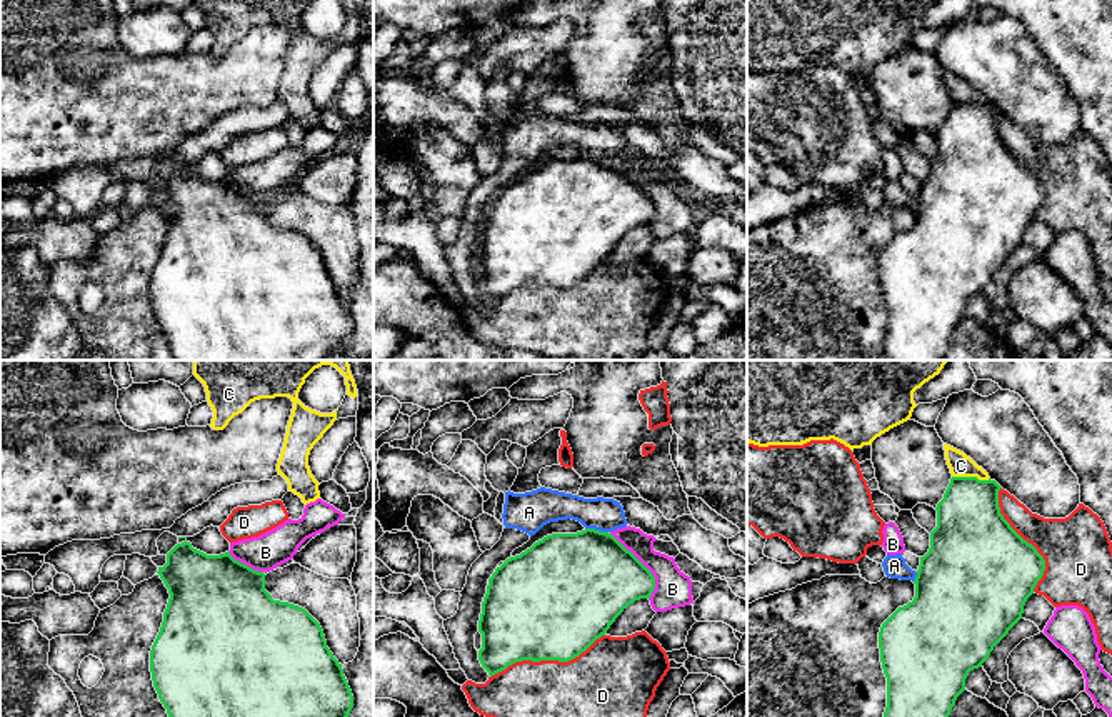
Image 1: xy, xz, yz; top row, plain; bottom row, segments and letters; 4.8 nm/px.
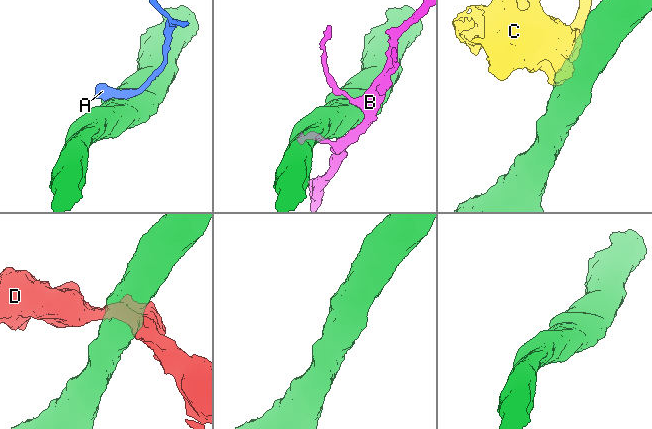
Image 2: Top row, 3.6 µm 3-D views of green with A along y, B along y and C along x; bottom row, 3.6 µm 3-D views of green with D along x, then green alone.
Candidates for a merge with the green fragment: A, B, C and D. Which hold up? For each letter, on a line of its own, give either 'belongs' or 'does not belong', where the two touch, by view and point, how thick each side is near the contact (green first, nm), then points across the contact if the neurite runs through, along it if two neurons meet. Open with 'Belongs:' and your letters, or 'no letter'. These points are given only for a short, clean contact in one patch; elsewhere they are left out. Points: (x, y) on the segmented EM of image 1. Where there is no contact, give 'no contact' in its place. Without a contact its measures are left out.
Belongs: no letter
A: does not belong | xz (597, 531) | 480/160 nm | along xz (586, 527), (607, 532)
B: does not belong | xz (644, 566) | 420/180 nm
C: does not belong | yz (971, 477) | 320/110 nm | along yz (952, 476), (989, 479)
D: does not belong | xz (547, 659) | 500/300 nm

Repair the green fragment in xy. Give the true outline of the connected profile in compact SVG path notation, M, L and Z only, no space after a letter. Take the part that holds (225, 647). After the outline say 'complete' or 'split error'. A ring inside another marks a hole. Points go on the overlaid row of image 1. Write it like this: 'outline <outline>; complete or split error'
outline M190 542L177 544L167 554L167 564L158 567L160 579L168 589L170 599L163 612L160 632L150 650L150 672L153 687L168 717L348 717L353 707L353 695L343 675L342 664L327 647L320 624L302 607L273 600L265 590L265 574L235 560L230 552L207 555L192 547Z; complete

